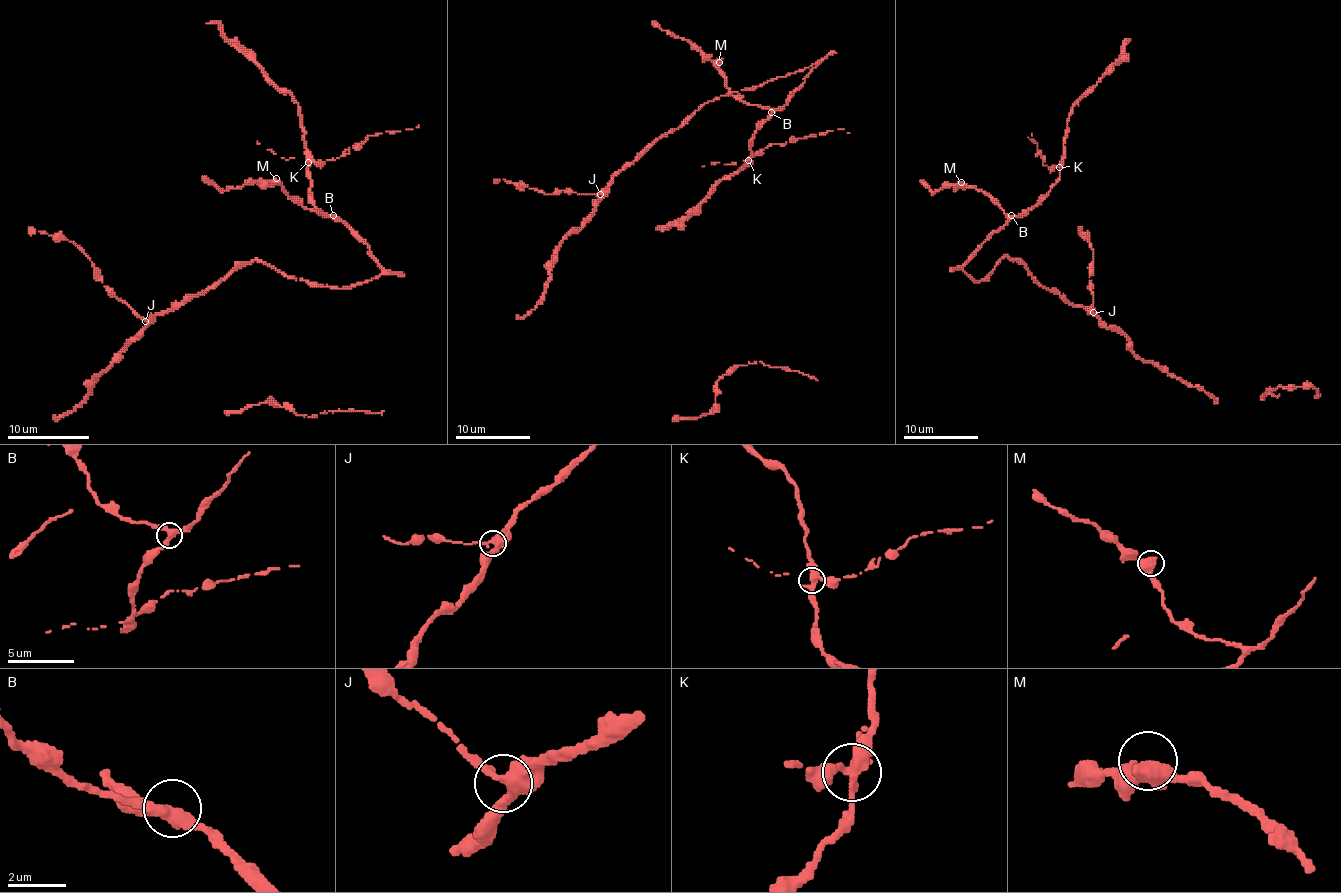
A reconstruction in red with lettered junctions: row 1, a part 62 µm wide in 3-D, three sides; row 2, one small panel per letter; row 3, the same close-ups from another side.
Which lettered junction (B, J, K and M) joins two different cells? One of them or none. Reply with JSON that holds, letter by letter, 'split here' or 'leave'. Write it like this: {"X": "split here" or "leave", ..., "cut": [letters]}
{"B": "leave", "J": "leave", "K": "split here", "M": "leave", "cut": ["K"]}

